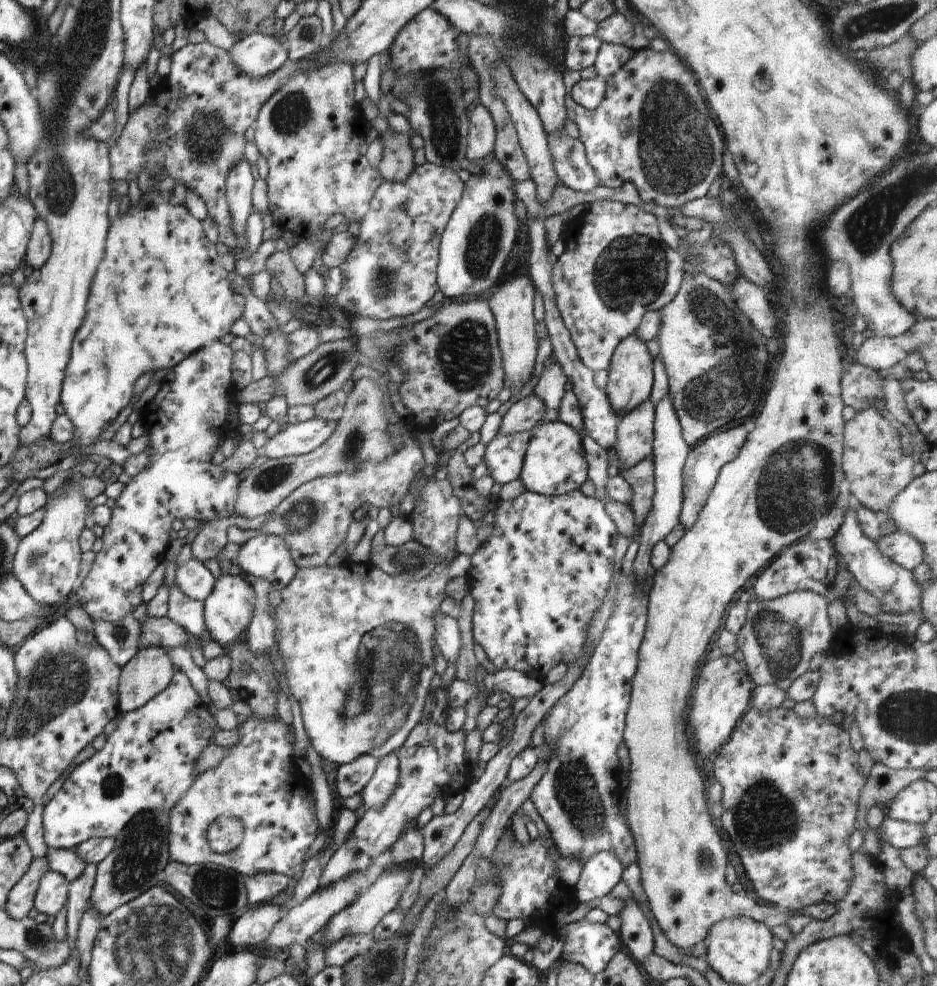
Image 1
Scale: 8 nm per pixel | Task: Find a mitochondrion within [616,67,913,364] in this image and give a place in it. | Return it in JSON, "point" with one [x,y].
{"point":[677,147]}

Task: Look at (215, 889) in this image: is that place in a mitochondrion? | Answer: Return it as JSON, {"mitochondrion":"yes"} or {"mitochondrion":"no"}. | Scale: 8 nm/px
{"mitochondrion":"yes"}

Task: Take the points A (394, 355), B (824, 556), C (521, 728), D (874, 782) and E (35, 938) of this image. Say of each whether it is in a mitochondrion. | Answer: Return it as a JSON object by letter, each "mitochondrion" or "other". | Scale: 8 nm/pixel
{"A":"other","B":"other","C":"other","D":"other","E":"mitochondrion"}

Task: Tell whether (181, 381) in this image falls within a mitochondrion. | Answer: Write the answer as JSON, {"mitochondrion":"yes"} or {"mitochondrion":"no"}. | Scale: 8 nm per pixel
{"mitochondrion":"no"}

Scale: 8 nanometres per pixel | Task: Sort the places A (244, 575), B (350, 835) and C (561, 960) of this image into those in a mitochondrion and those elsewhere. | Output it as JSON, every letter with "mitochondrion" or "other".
{"A":"other","B":"other","C":"other"}

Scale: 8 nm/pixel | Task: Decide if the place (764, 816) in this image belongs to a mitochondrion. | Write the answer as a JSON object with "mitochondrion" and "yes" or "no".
{"mitochondrion":"yes"}

